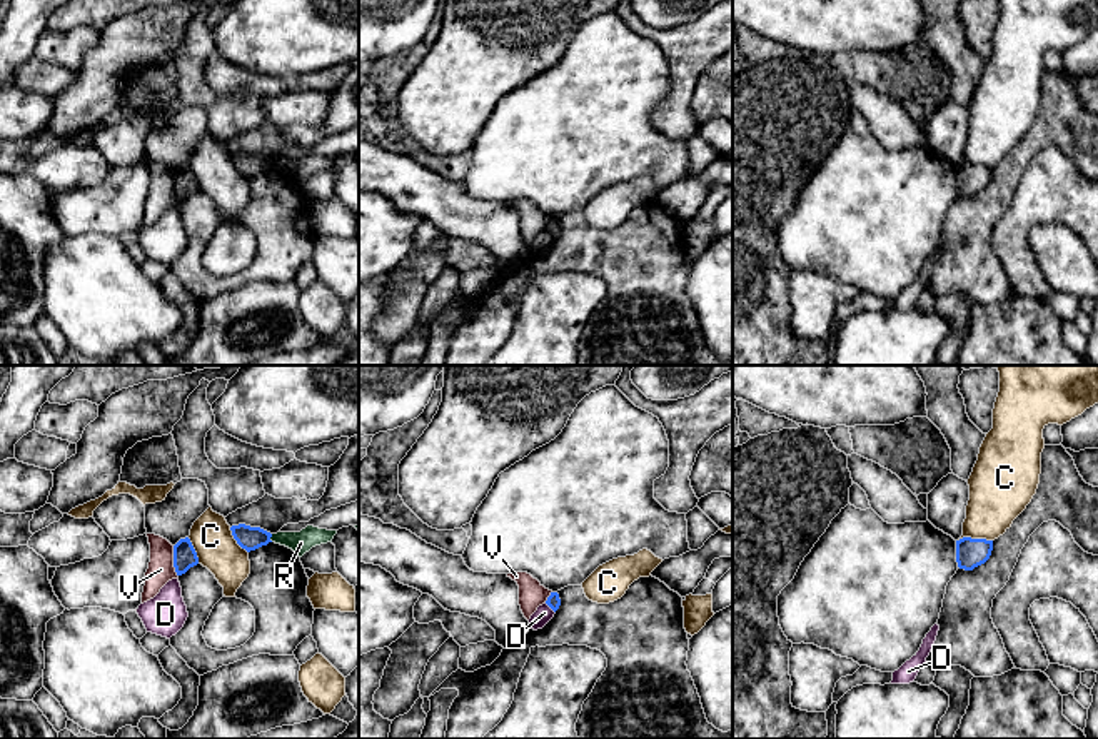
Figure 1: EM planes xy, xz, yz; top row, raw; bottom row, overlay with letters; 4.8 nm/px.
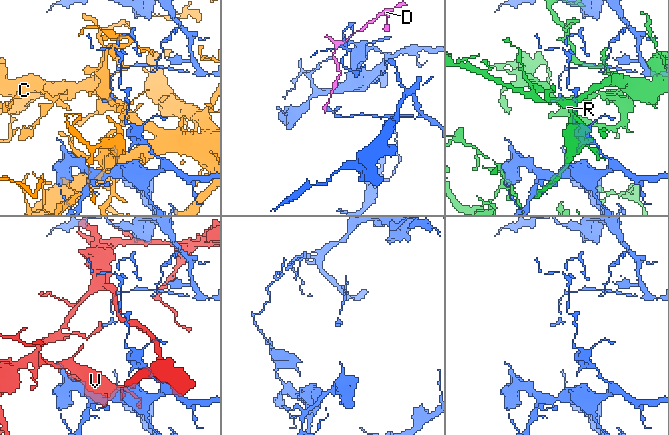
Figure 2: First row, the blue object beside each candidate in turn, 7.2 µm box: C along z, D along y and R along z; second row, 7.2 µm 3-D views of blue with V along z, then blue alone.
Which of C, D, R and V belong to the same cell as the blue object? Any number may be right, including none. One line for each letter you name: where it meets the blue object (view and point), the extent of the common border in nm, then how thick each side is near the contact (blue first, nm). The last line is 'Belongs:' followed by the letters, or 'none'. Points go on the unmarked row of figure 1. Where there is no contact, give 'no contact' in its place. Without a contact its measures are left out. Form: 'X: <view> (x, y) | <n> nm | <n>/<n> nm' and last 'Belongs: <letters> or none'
Belongs: none

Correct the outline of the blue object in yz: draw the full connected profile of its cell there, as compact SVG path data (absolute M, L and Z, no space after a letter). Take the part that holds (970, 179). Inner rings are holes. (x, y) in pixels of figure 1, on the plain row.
M963 163L956 167L956 189L959 195L973 197L985 190L993 177L993 167Z

